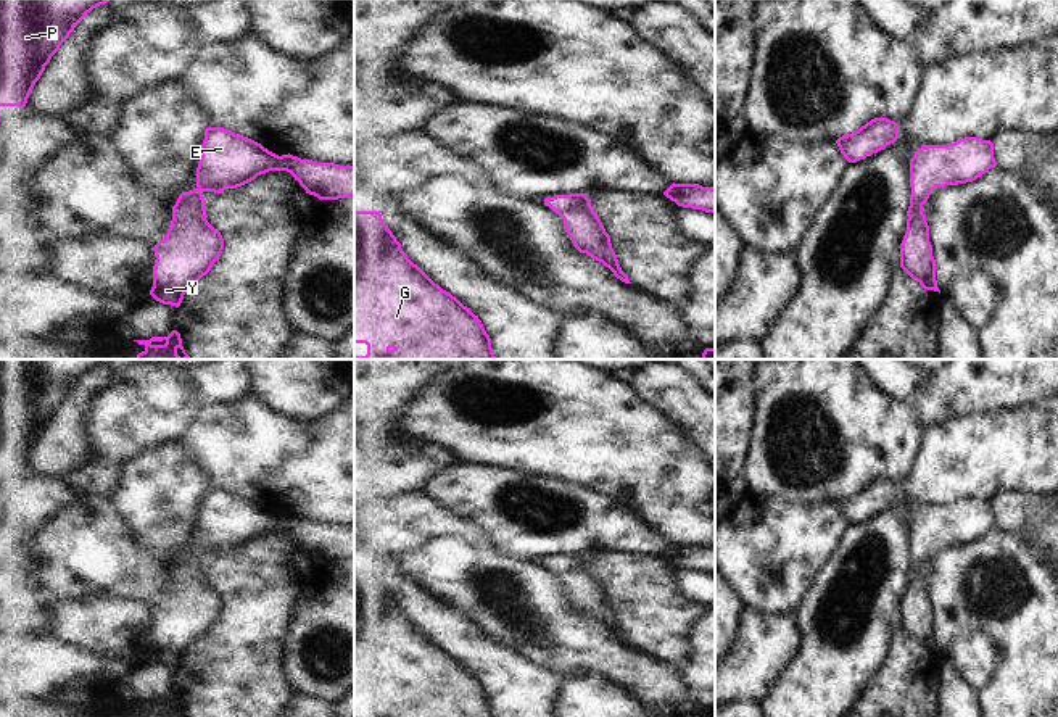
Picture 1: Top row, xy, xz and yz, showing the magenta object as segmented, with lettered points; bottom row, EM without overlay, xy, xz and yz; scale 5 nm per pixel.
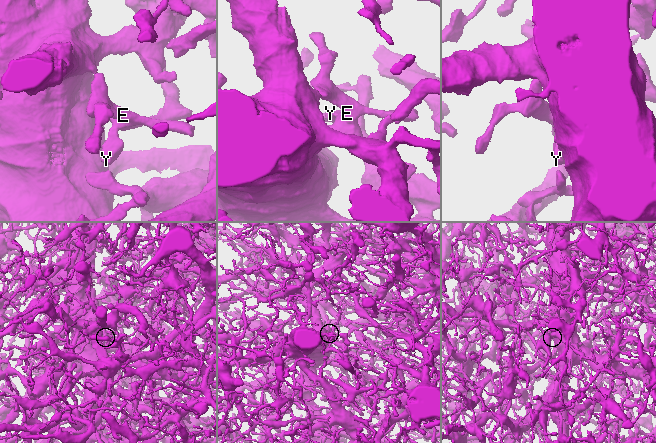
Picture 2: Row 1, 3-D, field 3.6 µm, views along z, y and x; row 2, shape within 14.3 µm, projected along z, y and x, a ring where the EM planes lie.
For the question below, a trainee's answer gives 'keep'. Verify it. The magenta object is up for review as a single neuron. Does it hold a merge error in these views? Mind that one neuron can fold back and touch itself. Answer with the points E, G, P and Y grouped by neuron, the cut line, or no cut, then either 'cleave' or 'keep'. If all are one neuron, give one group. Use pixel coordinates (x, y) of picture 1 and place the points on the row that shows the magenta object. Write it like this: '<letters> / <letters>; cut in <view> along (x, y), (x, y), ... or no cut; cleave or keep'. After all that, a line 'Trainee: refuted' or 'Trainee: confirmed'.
E G P Y; no cut; keep
Trainee: confirmed

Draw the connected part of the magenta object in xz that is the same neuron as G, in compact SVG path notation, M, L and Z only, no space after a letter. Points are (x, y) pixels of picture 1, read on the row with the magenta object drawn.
M354 211L354 343L366 343L367 354L354 359L496 359L491 338L481 321L456 296L435 284L417 264L403 251L401 243L383 222L380 211Z

